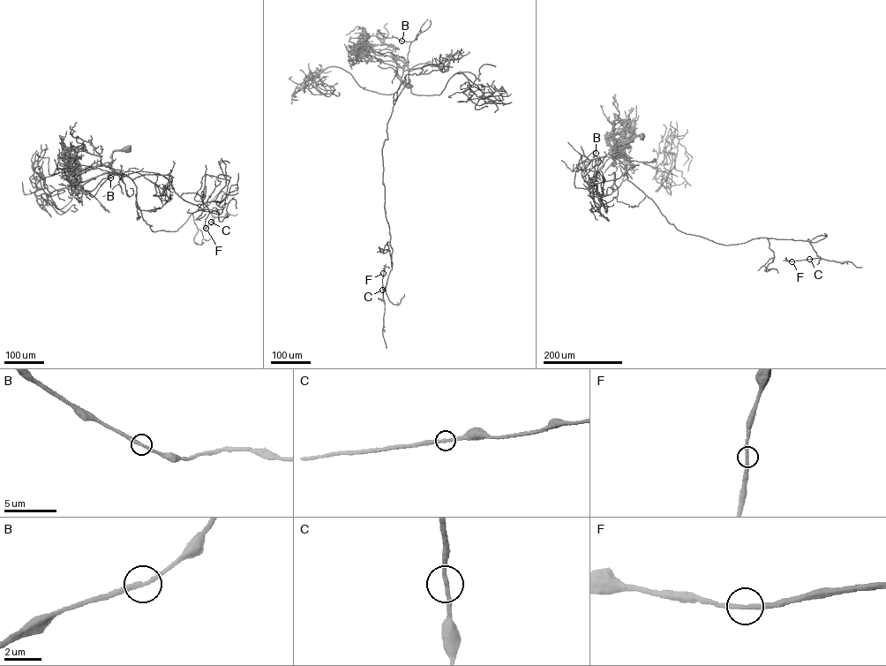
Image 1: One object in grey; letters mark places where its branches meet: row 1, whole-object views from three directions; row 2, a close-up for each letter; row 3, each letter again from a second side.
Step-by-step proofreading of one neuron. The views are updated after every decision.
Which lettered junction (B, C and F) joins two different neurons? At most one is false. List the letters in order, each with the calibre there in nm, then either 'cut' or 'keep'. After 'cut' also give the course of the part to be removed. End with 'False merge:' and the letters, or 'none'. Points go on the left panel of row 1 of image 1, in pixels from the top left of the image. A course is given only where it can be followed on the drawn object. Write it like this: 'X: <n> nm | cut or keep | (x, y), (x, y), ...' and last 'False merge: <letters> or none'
B: 200 nm | keep
C: 200 nm | keep
F: 240 nm | keep
False merge: none

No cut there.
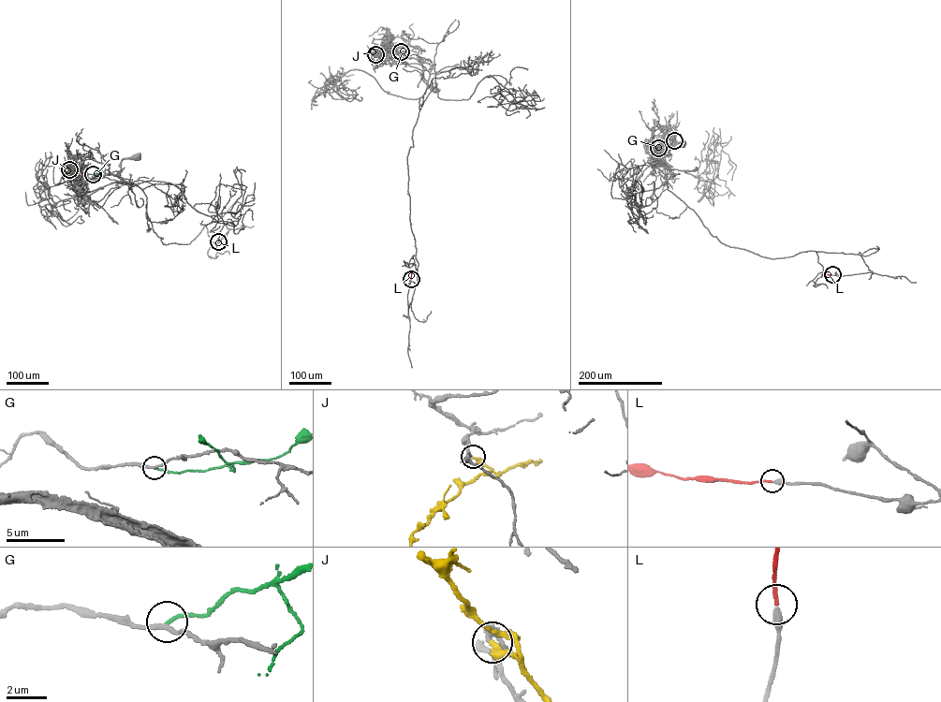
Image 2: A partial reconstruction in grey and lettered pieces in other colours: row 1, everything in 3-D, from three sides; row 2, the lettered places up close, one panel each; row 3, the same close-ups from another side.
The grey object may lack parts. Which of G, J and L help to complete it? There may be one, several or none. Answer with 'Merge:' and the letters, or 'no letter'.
Merge: L

